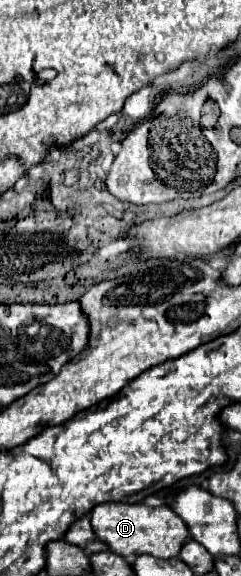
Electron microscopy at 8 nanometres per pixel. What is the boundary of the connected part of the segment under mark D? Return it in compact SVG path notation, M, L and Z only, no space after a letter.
M107 502L99 504L91 512L91 524L99 540L109 544L113 552L125 558L151 554L155 558L175 558L179 556L185 542L191 540L187 524L177 516L169 506L153 508L143 502L127 504L127 502Z

